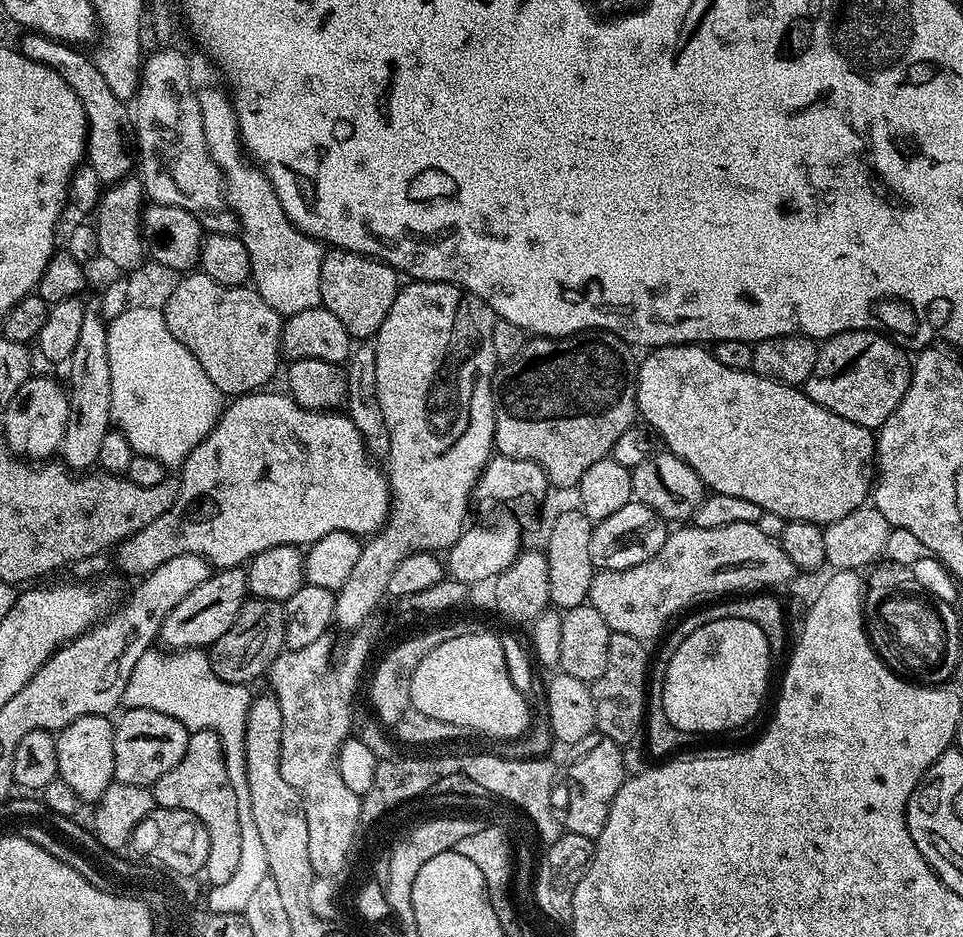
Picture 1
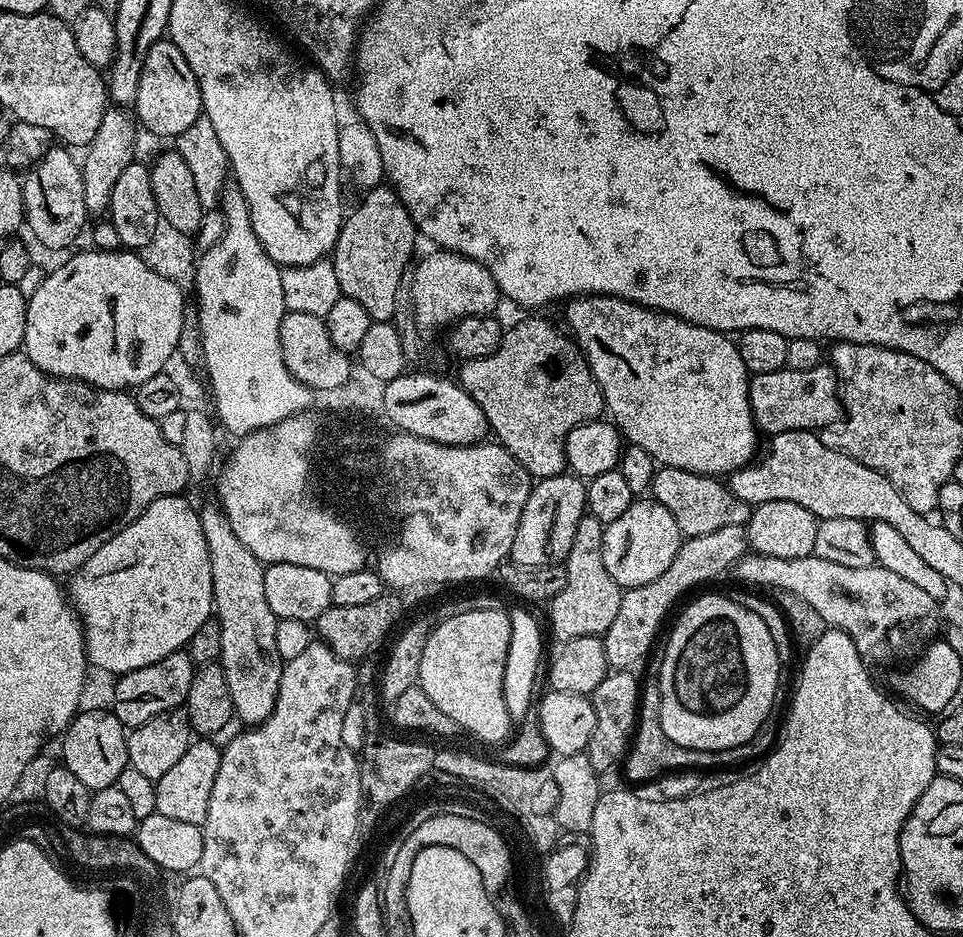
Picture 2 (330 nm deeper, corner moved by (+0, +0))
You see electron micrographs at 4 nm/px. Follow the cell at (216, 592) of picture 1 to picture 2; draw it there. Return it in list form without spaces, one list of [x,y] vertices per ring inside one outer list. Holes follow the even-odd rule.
[[[187,651],[175,652],[162,658],[162,662],[142,666],[142,670],[134,670],[119,677],[112,688],[110,710],[129,729],[136,728],[140,724],[150,722],[150,718],[158,714],[180,708],[188,699],[190,682],[194,677],[196,677],[196,668]]]

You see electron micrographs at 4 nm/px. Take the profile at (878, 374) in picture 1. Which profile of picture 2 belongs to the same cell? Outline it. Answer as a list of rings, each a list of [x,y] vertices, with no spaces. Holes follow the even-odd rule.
[[[821,362],[814,370],[786,367],[780,372],[752,376],[748,382],[748,401],[757,429],[773,437],[786,430],[819,430],[837,423],[842,416],[840,390],[836,369]]]

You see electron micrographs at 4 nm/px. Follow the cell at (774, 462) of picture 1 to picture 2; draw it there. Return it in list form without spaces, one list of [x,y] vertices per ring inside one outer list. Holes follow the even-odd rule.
[[[577,296],[569,299],[563,308],[565,320],[563,323],[576,345],[580,347],[581,352],[588,357],[590,370],[604,395],[604,407],[607,415],[614,421],[620,430],[621,437],[628,444],[642,446],[642,450],[646,450],[656,459],[657,465],[678,470],[690,470],[694,474],[702,474],[703,476],[724,478],[742,465],[752,463],[758,452],[758,447],[756,448],[758,429],[748,401],[750,374],[742,362],[742,354],[735,339],[729,338],[725,333],[710,330],[706,326],[686,322],[682,318],[670,315],[669,312],[659,312],[657,308],[643,308],[641,304],[635,304],[617,296]]]

